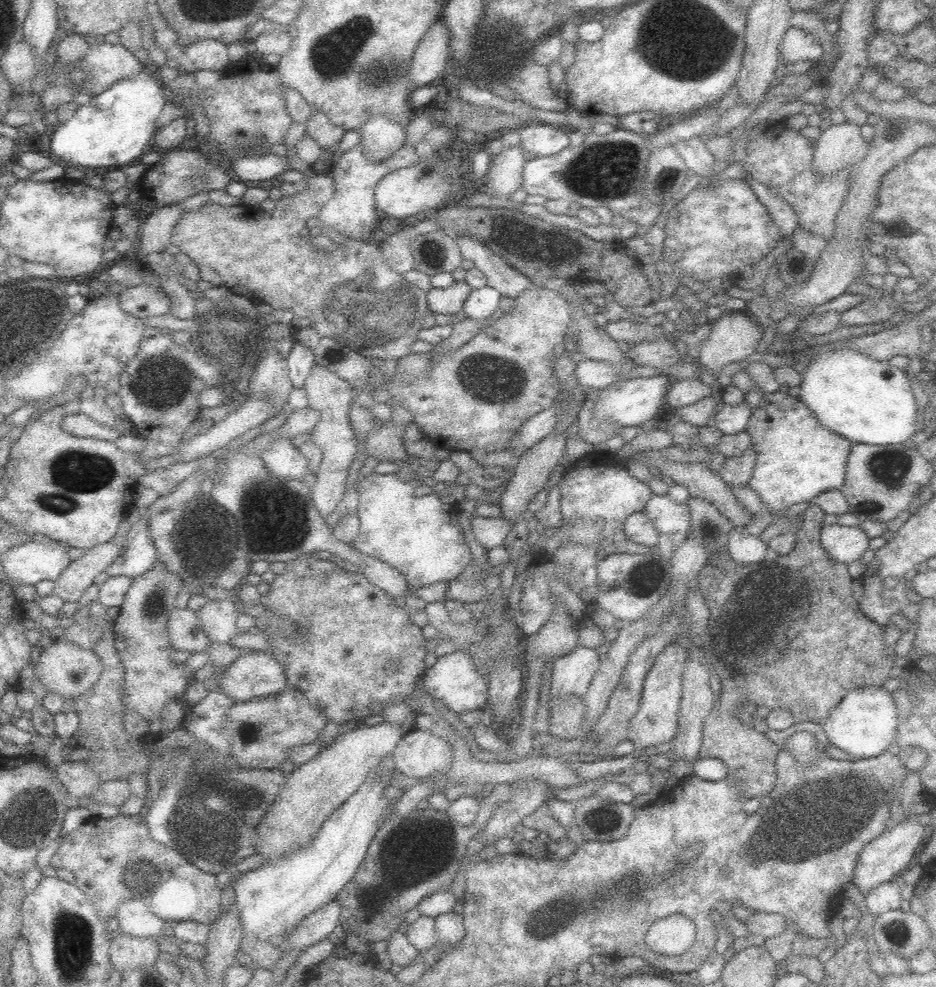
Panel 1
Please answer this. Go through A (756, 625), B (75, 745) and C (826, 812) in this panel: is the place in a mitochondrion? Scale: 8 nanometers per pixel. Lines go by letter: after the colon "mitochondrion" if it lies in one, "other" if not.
A: mitochondrion
B: other
C: mitochondrion

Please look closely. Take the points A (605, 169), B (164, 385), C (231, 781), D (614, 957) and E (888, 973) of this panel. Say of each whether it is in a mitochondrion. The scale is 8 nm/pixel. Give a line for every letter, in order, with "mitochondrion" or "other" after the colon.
A: mitochondrion
B: mitochondrion
C: mitochondrion
D: other
E: other

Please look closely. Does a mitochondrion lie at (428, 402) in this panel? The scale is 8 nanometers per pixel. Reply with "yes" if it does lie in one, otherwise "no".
no

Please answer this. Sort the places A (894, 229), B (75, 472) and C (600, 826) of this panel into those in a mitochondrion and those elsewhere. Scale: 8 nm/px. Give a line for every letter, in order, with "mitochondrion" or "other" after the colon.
A: other
B: mitochondrion
C: other

